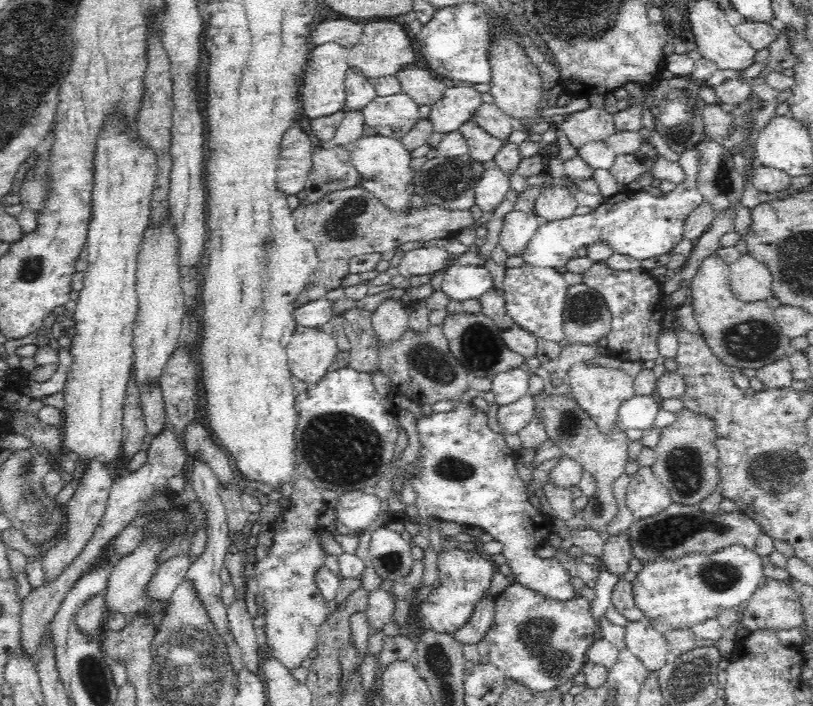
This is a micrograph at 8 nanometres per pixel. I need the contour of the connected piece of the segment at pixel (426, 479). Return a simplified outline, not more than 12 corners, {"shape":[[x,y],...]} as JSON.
{"shape":[[488,414],[421,416],[422,519],[481,528],[515,582],[576,596],[535,554],[551,519],[528,501]]}

